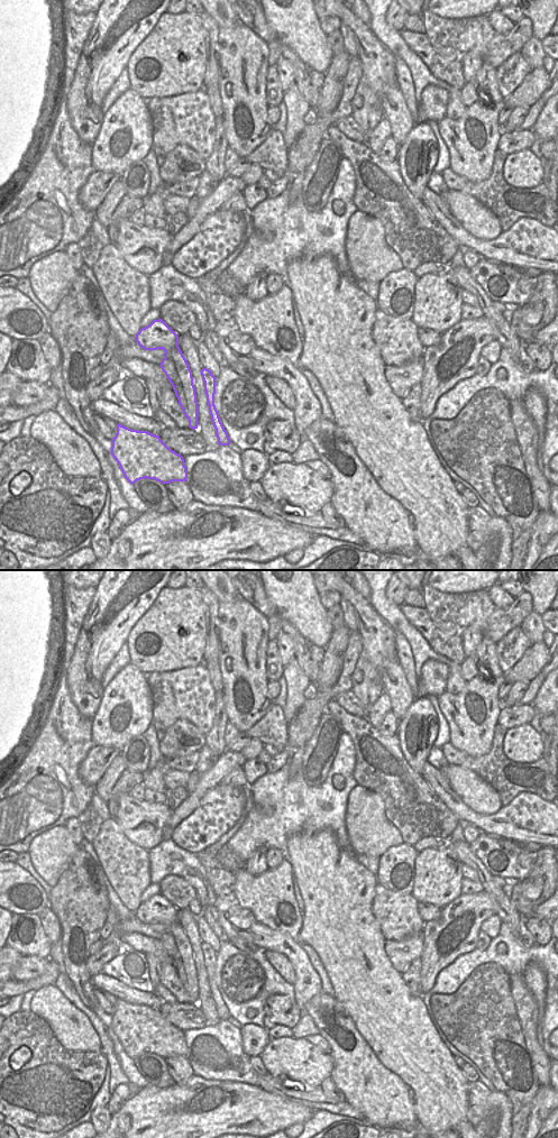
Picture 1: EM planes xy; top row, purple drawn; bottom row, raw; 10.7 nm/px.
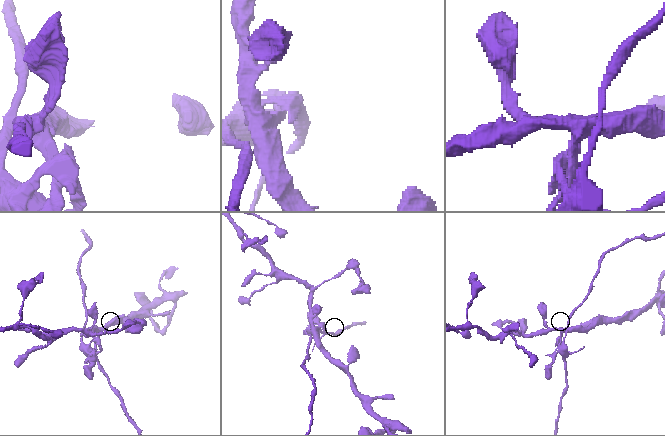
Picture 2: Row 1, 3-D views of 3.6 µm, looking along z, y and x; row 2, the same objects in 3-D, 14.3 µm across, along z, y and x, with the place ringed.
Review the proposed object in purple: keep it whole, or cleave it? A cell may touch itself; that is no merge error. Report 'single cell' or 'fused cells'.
fused cells

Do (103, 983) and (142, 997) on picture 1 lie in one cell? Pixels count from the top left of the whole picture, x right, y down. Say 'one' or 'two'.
one

